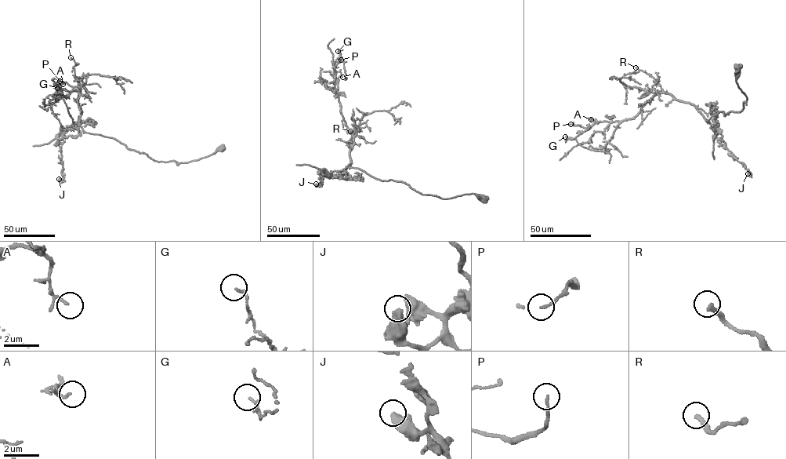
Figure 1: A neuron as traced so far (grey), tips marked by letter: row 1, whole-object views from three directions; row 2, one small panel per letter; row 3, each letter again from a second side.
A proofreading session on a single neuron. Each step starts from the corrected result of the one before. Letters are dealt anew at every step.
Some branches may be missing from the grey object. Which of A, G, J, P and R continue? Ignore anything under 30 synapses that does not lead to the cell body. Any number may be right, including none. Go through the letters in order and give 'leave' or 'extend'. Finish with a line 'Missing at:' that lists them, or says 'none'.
A: leave
G: leave
J: leave
P: leave
R: leave
Missing at: none

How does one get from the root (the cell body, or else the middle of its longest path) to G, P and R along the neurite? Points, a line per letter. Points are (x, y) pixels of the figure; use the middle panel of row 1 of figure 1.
G: (484, 198), (473, 194), (443, 198), (422, 194), (404, 182), (347, 167), (354, 142), (338, 100), (338, 51)
P: (484, 198), (422, 194), (347, 167), (354, 142), (338, 100), (333, 63), (341, 60)
R: (484, 198), (473, 194), (443, 198), (422, 194), (404, 182), (376, 179), (347, 167), (354, 142), (350, 131)

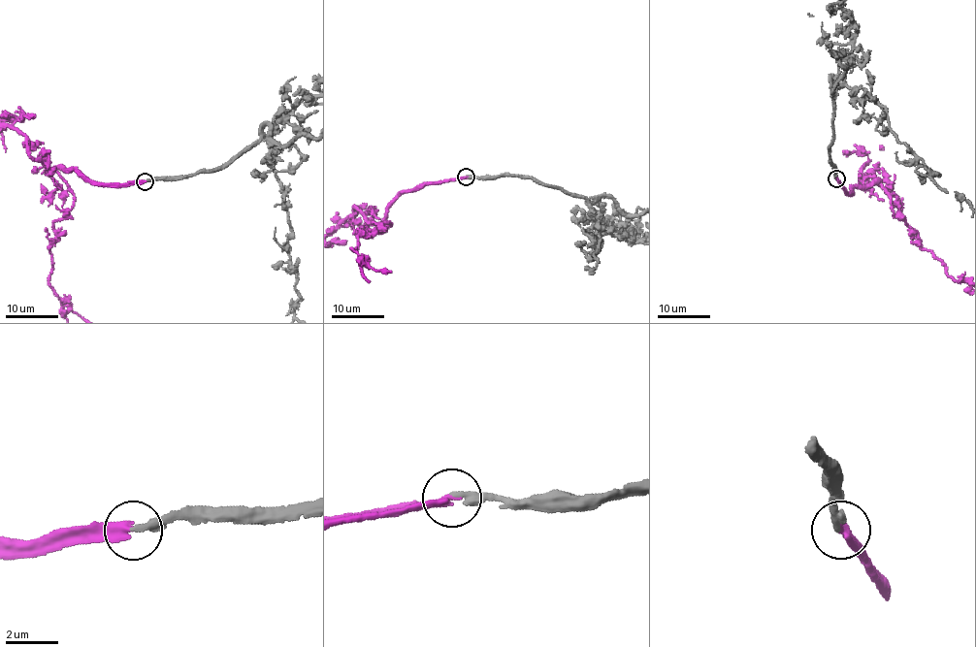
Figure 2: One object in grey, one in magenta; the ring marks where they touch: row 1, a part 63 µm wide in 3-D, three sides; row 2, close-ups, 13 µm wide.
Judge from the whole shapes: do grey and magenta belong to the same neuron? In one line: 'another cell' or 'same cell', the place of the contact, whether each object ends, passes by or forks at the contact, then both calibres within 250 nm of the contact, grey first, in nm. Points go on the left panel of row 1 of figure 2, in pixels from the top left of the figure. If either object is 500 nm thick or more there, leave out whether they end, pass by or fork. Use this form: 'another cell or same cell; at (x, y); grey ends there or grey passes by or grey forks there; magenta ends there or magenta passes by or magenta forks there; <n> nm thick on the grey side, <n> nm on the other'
same cell; at (145, 181); grey ends there; magenta ends there; 320 nm thick on the grey side, 360 nm on the other

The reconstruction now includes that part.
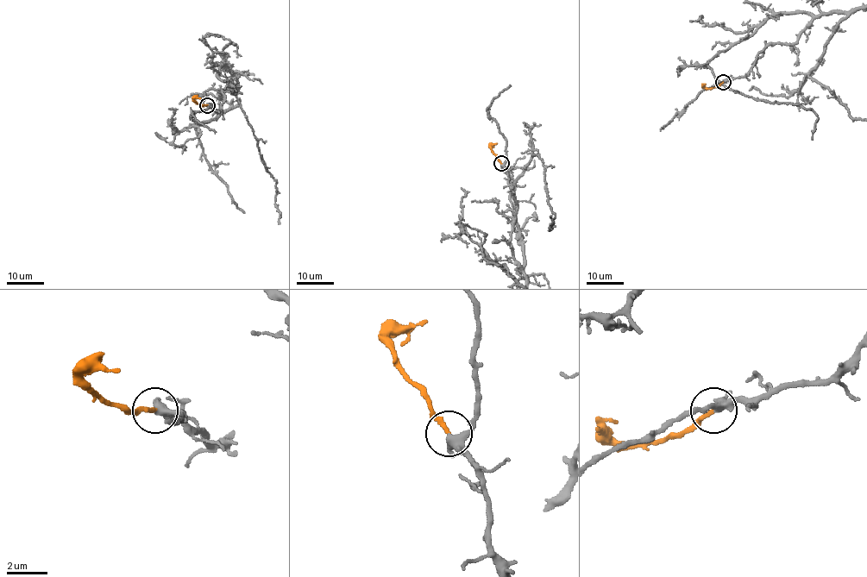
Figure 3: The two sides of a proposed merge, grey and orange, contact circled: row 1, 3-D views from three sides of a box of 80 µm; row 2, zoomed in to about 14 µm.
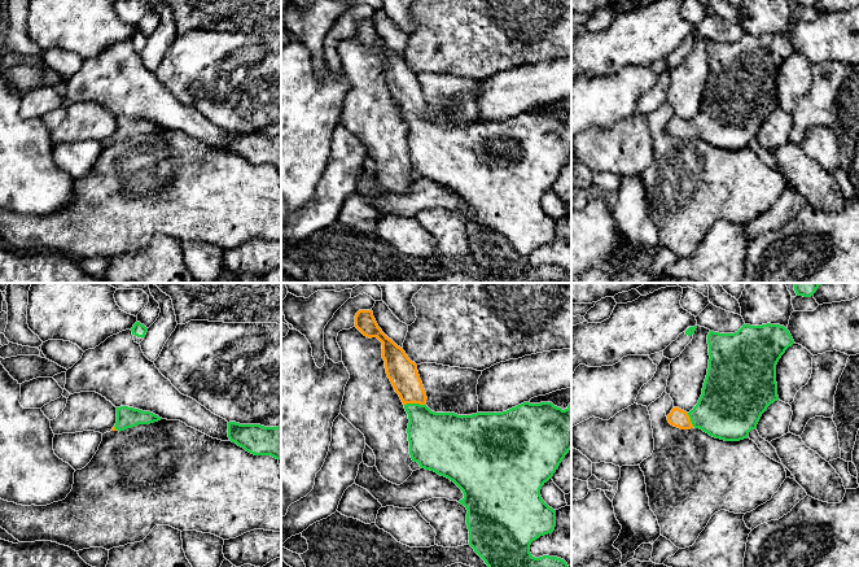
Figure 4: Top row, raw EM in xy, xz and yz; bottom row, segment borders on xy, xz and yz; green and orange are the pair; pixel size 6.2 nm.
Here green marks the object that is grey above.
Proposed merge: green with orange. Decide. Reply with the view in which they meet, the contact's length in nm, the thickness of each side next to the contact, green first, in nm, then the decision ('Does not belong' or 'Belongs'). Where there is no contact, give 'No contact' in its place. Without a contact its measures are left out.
Touches green in xz. Shared border 140 nm. Thickness 320 nm (green) against 180 nm. Belongs

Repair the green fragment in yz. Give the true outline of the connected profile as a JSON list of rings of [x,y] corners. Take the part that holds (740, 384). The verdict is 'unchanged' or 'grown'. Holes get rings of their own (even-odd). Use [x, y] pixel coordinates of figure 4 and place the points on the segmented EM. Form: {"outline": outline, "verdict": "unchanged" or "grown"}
{"outline": [[[767,323],[762,326],[744,324],[735,333],[710,331],[707,344],[710,356],[709,368],[698,404],[689,413],[674,407],[667,415],[667,420],[671,426],[680,429],[700,428],[710,436],[724,441],[748,439],[749,432],[757,428],[762,414],[771,404],[779,400],[776,365],[785,350],[794,344],[794,340],[784,326]]], "verdict": "grown"}

